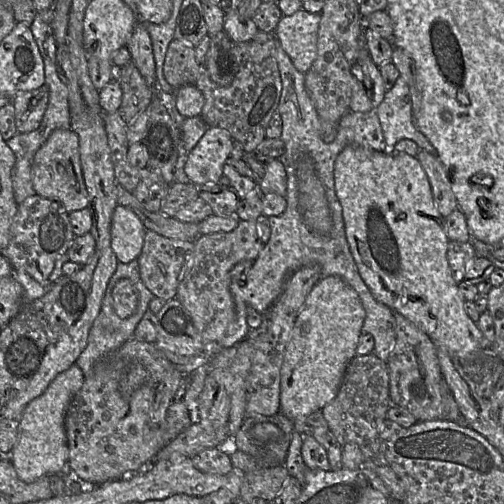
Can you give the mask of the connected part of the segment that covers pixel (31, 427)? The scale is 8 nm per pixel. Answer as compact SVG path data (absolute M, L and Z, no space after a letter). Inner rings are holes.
M75 363L59 373L39 397L25 408L18 427L17 441L11 450L10 459L20 480L32 483L42 477L61 474L68 467L69 447L65 430L68 407L85 381L81 368Z

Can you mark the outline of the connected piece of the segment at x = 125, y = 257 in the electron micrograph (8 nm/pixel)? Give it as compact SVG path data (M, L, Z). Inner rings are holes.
M121 205L115 207L111 220L111 247L118 262L129 263L138 259L146 231L133 211Z

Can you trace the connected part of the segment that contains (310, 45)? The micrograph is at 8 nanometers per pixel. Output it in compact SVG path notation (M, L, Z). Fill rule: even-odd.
M301 8L292 15L283 15L274 31L295 68L304 74L317 57L320 19L320 13Z

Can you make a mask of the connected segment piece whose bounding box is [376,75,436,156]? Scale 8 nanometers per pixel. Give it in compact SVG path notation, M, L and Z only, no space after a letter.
M399 75L394 86L385 92L384 99L376 108L384 141L393 152L394 146L402 139L414 141L419 150L425 150L436 156L435 148L414 126L409 86Z

